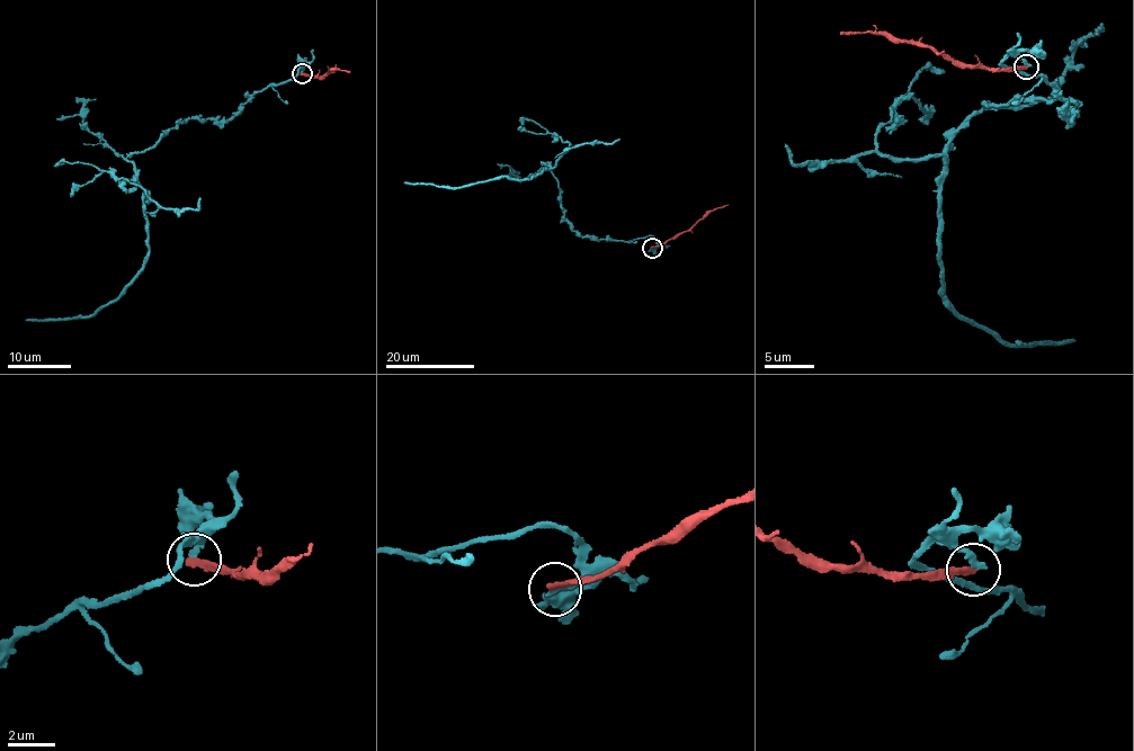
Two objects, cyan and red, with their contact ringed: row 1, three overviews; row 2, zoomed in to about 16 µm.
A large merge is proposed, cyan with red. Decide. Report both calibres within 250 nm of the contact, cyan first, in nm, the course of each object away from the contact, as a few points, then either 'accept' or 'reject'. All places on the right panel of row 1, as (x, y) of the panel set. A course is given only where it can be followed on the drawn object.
240/280 nm | cyan via (1026, 66), (1002, 62), (1052, 82), (1076, 117), (1018, 97), (955, 133), (941, 296), (1006, 341), (1076, 342) | red via (1026, 66), (1000, 72), (978, 66), (970, 69), (927, 47), (898, 43), (877, 33), (847, 35), (840, 32) | reject

